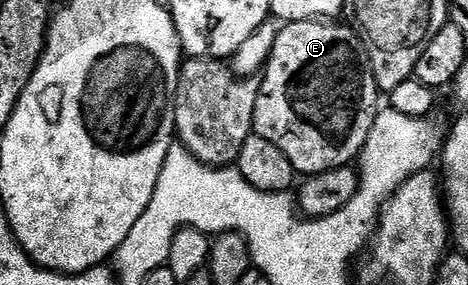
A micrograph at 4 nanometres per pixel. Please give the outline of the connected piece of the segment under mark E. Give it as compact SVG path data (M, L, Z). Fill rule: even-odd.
M300 20L294 24L286 23L275 38L275 46L269 55L269 62L265 65L263 75L259 80L261 89L255 102L255 114L253 115L254 133L267 138L267 142L271 142L274 146L279 146L279 150L283 150L283 154L287 154L287 162L291 162L294 173L301 175L302 172L302 177L305 178L318 176L322 172L333 171L336 168L350 167L364 150L367 134L371 134L371 126L375 122L379 111L379 103L377 104L379 89L369 65L367 49L362 44L360 35L352 27L349 28L344 28L341 22L322 22L319 20Z

